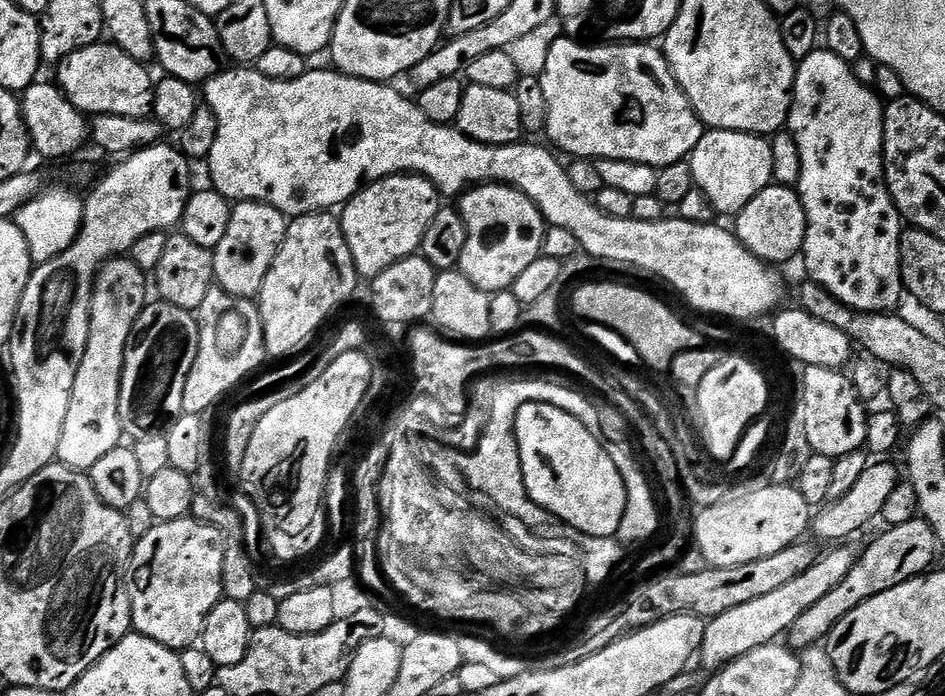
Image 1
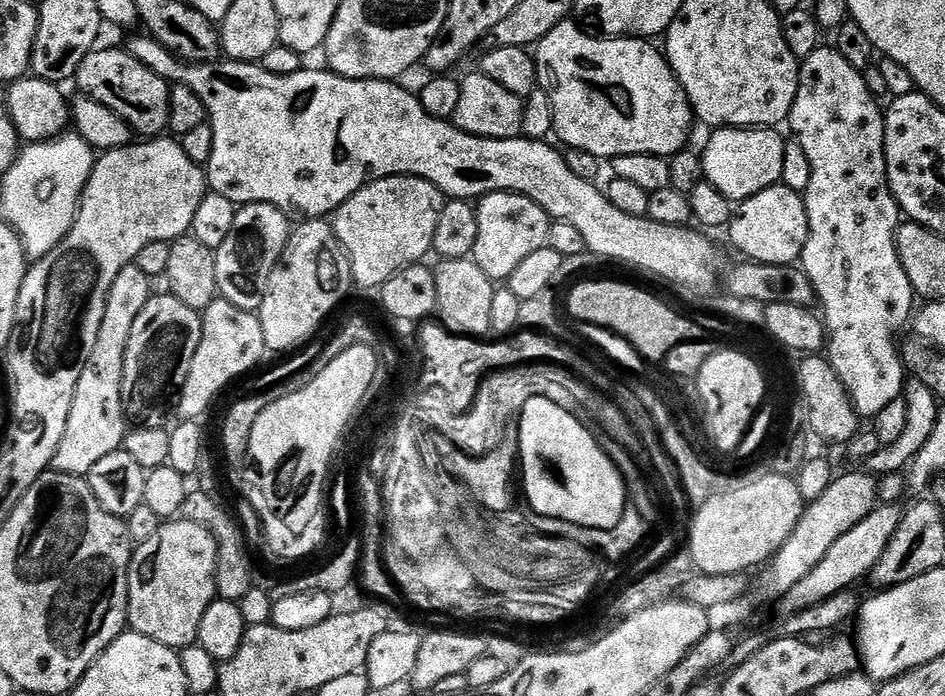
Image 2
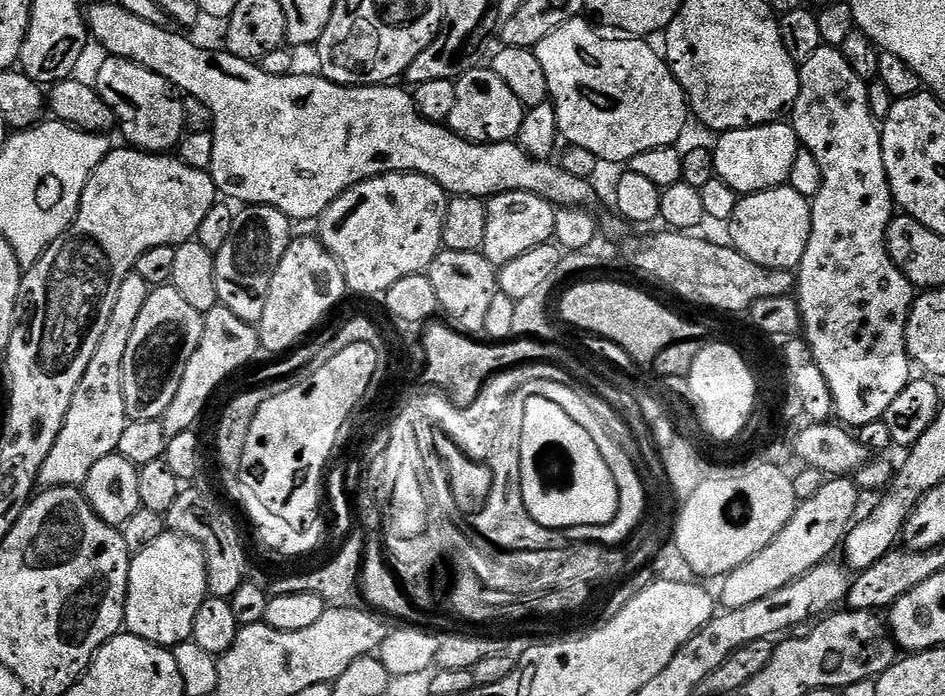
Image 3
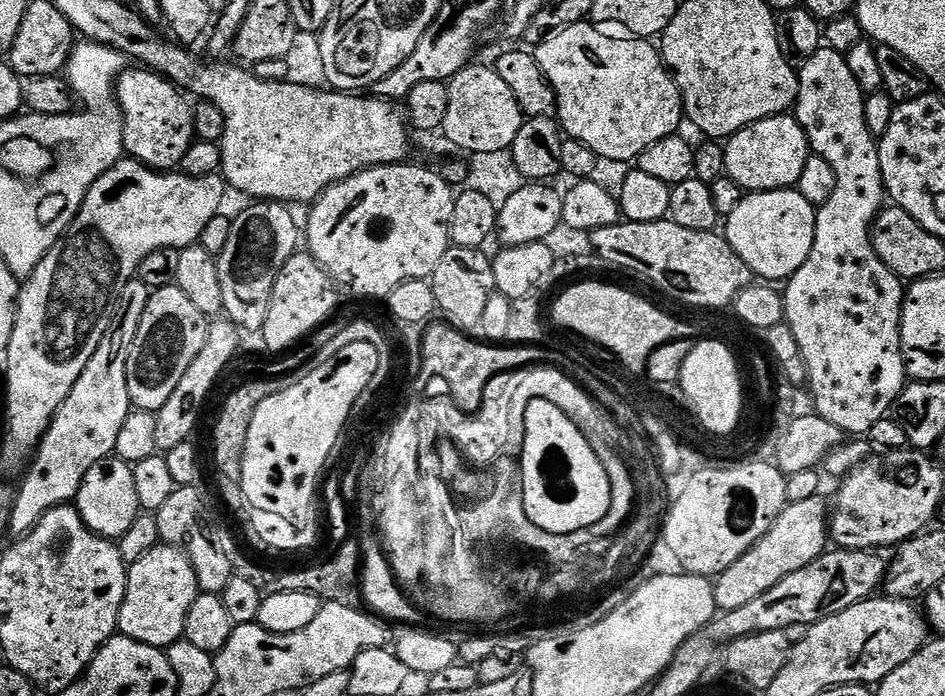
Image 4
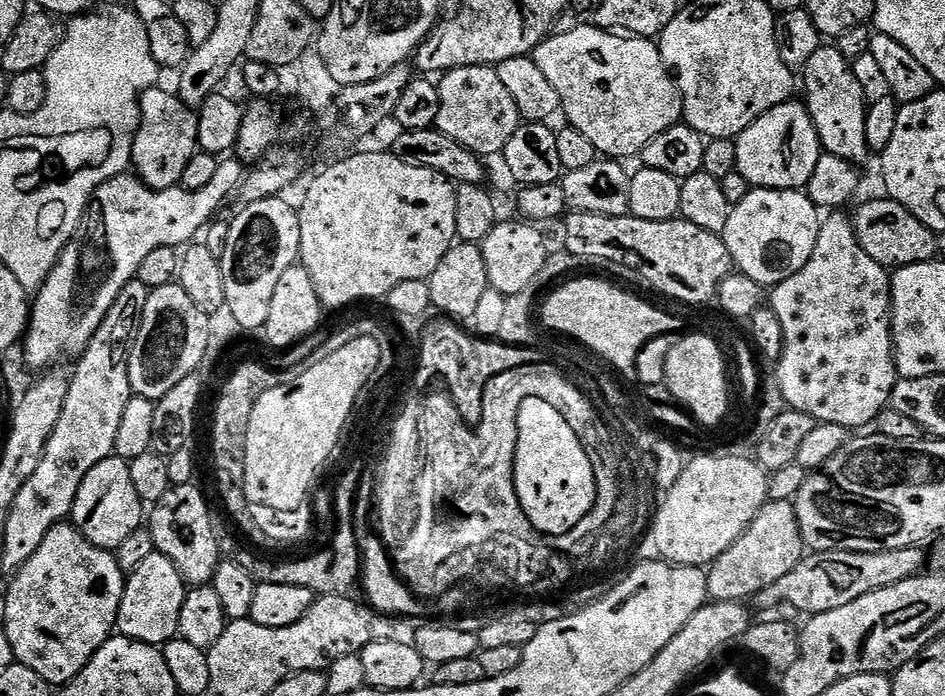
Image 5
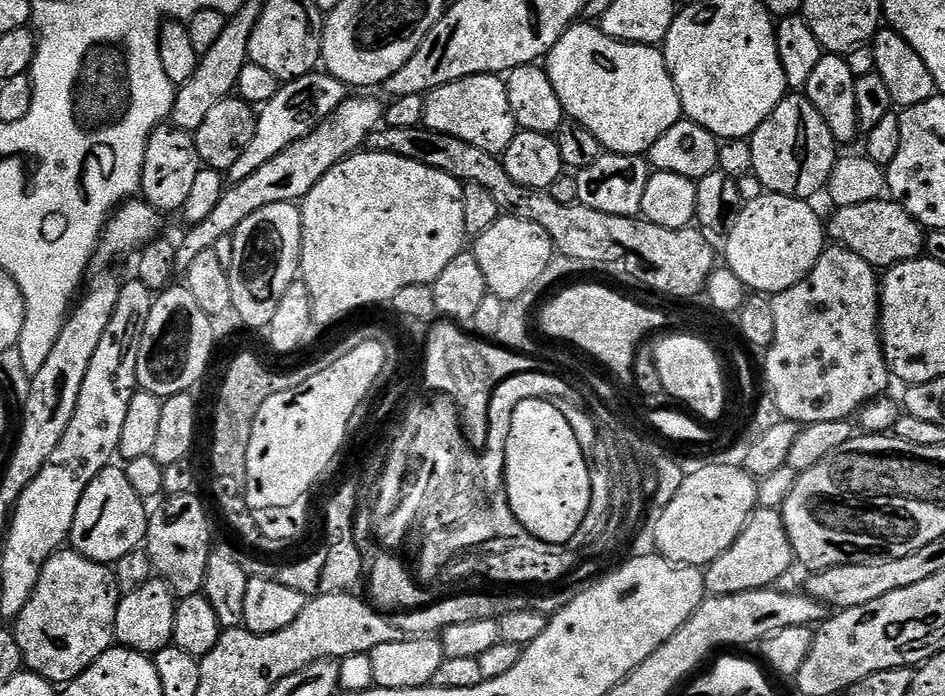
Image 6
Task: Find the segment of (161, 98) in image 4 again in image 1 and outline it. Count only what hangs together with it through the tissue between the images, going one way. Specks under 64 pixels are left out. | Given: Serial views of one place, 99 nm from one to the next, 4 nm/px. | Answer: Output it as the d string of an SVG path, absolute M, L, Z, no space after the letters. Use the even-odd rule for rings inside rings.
M97 42L70 54L58 65L58 87L78 111L92 116L118 114L143 120L152 116L154 76L141 61L111 42Z

